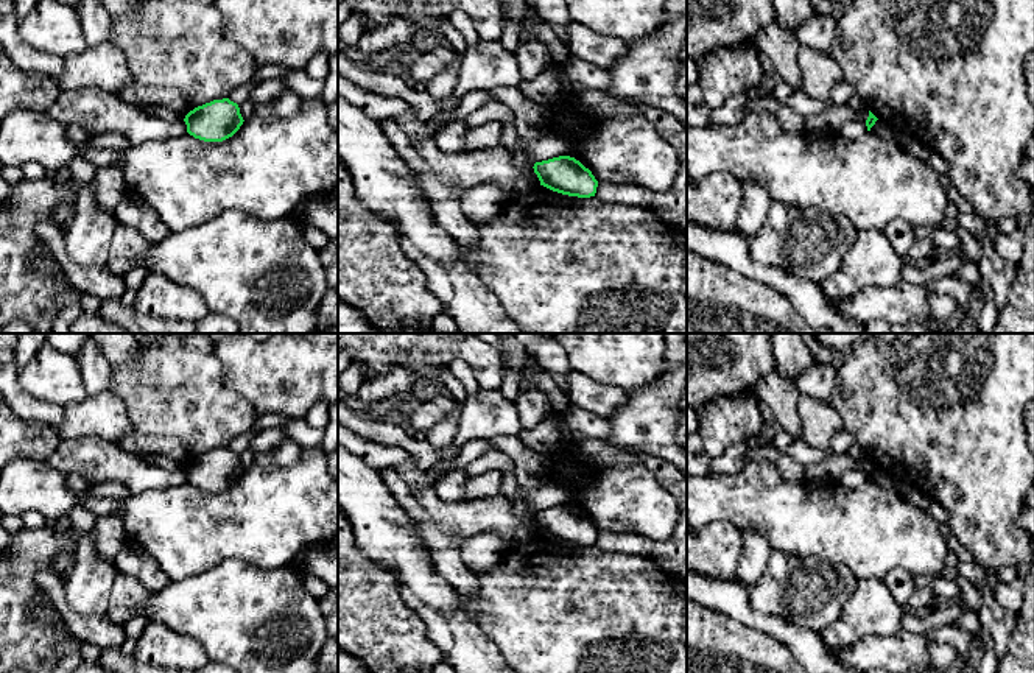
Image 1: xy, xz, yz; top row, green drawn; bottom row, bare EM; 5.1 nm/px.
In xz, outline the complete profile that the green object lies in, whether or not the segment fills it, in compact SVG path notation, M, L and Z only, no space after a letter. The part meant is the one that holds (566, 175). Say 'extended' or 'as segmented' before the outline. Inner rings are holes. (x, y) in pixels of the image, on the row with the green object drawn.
as segmented; M553 157L536 162L533 168L540 185L553 192L578 198L590 198L596 193L598 181L592 171L575 157Z

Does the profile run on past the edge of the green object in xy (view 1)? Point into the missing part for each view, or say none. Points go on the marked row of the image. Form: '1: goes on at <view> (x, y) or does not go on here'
1: does not go on here

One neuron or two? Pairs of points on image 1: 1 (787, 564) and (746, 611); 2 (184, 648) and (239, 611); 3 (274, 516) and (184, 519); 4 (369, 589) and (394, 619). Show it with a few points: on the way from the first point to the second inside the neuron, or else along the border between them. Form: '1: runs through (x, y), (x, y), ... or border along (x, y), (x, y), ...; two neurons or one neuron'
1: border along (748, 588), (748, 597), (756, 609), (785, 619); two neurons
2: border along (164, 623), (193, 637), (209, 656); two neurons
3: runs through (253, 516), (209, 513), (206, 516); one neuron
4: runs through (372, 597), (386, 611); one neuron

